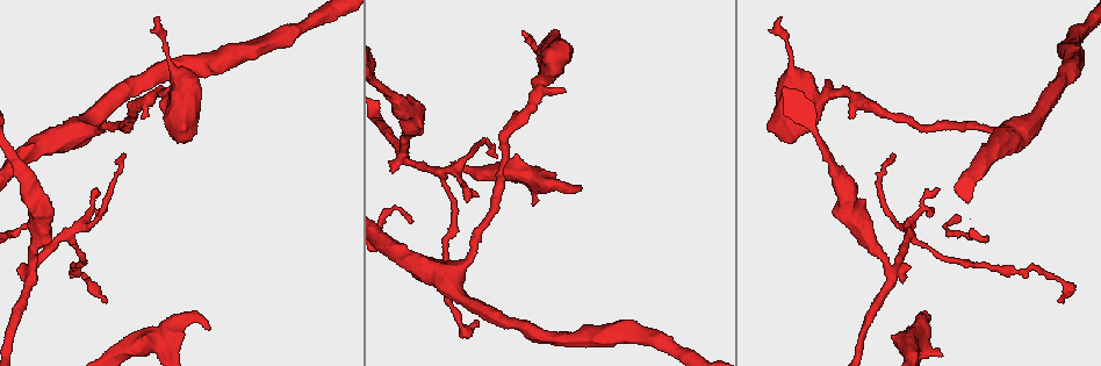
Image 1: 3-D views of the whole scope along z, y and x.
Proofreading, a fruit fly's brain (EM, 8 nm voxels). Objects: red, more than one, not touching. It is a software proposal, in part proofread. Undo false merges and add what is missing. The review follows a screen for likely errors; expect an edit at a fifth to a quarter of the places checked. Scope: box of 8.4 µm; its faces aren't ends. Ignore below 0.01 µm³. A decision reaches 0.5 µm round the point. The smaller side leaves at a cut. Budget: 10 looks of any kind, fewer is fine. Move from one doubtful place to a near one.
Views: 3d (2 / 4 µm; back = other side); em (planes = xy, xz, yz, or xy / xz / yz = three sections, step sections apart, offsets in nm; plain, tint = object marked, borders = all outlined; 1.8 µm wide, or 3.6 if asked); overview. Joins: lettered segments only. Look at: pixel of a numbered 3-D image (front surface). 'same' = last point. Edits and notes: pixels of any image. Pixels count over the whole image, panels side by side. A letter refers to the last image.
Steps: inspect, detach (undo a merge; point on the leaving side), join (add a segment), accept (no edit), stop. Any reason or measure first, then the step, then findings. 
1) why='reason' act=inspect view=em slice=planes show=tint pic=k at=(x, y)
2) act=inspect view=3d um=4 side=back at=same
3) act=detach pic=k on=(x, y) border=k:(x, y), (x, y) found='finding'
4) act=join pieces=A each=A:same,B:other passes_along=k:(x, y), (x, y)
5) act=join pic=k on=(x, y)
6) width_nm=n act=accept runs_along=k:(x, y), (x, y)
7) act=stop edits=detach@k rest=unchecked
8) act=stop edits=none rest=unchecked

act=inspect view=em slice=planes show=tint pic=1 at=(890, 268)

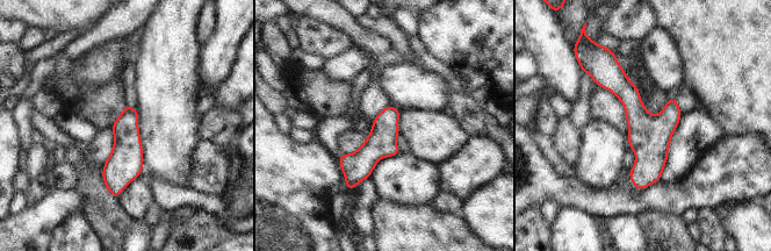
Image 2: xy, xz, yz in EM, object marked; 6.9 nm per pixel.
why='what lies round it' act=inspect view=em slice=planes show=borders at=same

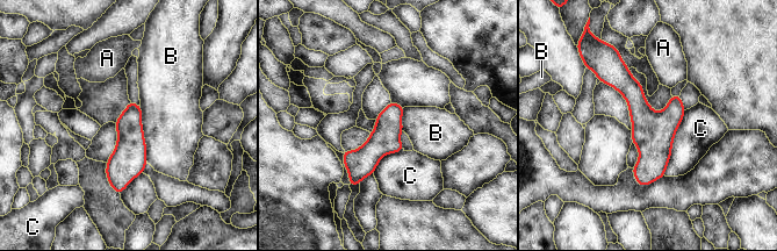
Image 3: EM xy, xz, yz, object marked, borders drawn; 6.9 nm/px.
act=accept each=A:other,B:other,C:other found='one neuron here'

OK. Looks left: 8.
why='branch stops here' act=inspect view=3d um=2 pic=1 at=(934, 210)

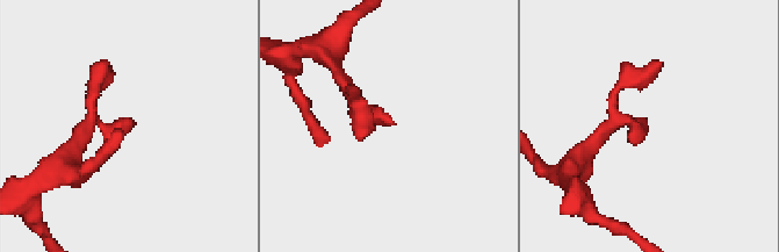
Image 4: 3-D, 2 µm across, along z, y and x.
act=inspect view=em slice=planes show=borders pic=4 at=(392, 123)

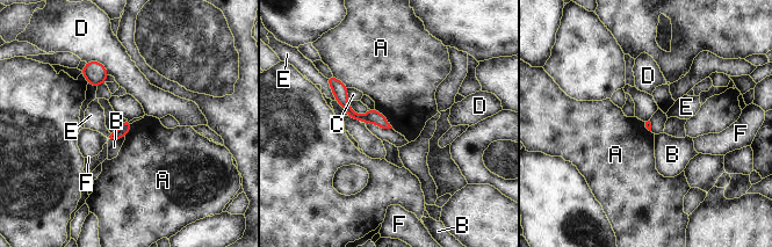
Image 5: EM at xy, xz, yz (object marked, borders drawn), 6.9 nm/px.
act=accept each=A:other,B:other,C:other,D:other,E:other,F:other runs_along=5:(336, 82), (356, 117), (387, 125) found='none of them fits'

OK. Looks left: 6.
why='an open end' act=inspect view=3d um=4 pic=1 at=(580, 187)

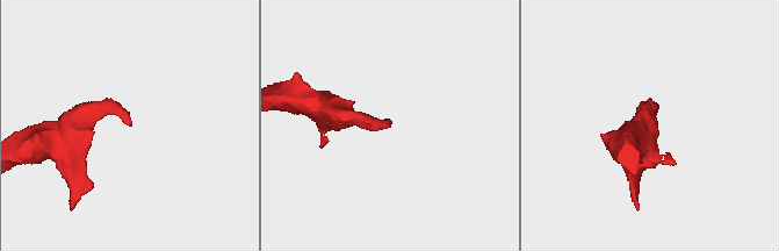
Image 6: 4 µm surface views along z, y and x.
act=inspect view=em slice=planes show=tint pic=6 at=(390, 124)

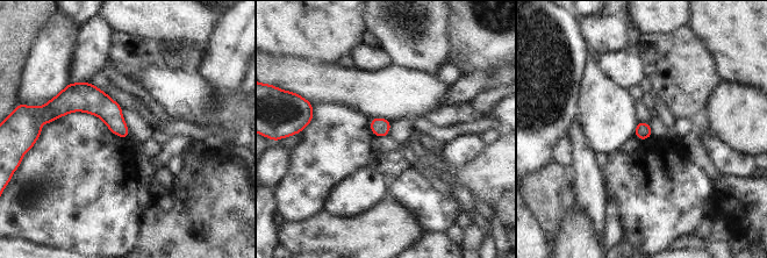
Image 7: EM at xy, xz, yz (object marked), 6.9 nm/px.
why='what lies round it' act=inspect view=em slice=planes show=borders at=same

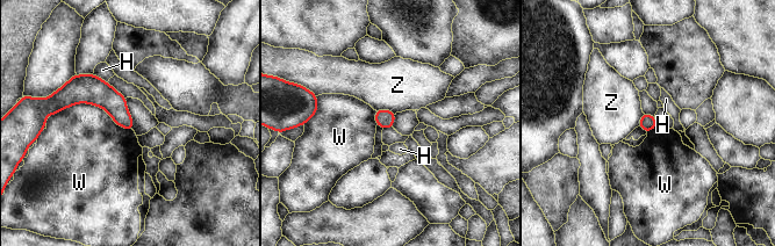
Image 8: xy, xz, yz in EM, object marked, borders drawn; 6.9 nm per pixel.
act=accept each=H:other,W:other,Z:other border=8:(50, 116), (93, 103), (133, 131) found='none of them fits'

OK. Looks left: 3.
why='branch stops here' act=inspect view=em slice=xz step=4 show=tint pic=1 at=(564, 92)

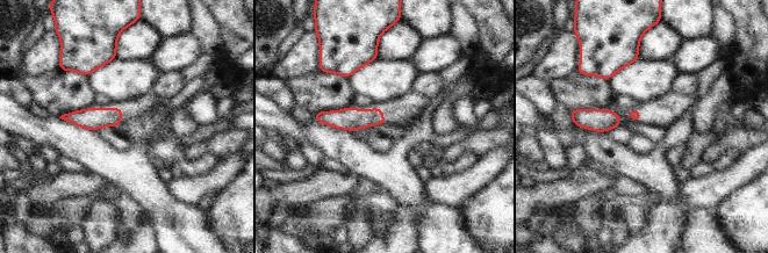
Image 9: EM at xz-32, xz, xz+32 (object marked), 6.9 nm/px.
why='cut it another way' act=inspect view=em slice=planes show=borders at=same

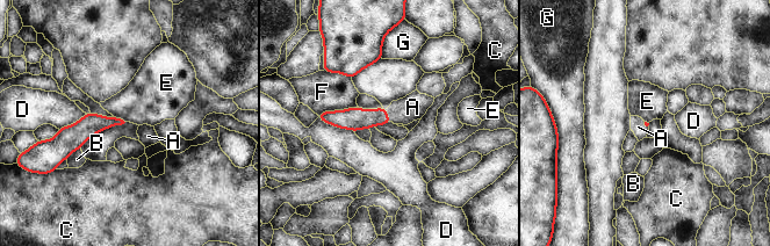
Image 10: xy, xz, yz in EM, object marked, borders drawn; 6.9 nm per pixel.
act=join pieces=A each=A:same,B:other,C:other,D:other,E:other,F:other,G:other passes_along=10:(353, 118), (387, 115), (412, 107) found='the neuron continues'

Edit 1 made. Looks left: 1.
act=stop edits=join@10 rest=unchecked

